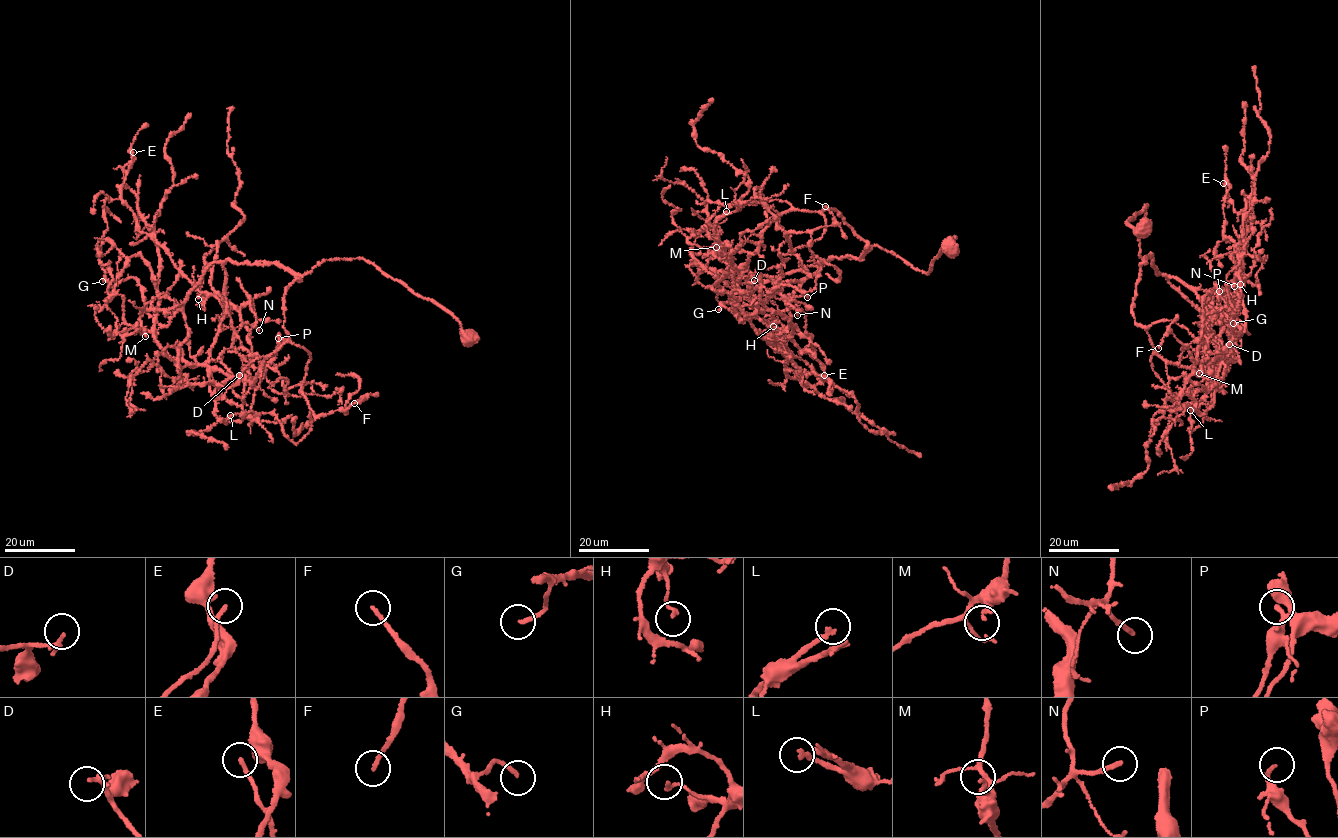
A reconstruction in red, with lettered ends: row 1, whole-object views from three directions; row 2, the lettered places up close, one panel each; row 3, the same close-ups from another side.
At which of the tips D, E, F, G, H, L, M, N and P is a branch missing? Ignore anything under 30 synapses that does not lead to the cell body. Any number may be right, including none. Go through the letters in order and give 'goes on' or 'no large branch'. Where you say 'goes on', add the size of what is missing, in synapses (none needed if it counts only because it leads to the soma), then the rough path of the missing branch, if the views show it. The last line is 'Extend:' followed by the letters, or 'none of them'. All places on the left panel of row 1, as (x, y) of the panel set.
D: no large branch
E: no large branch
F: no large branch
G: no large branch
H: no large branch
L: no large branch
M: no large branch
N: goes on | 35 syn | (259, 330), (271, 353), (277, 358), (292, 356)
P: no large branch
Extend: N

